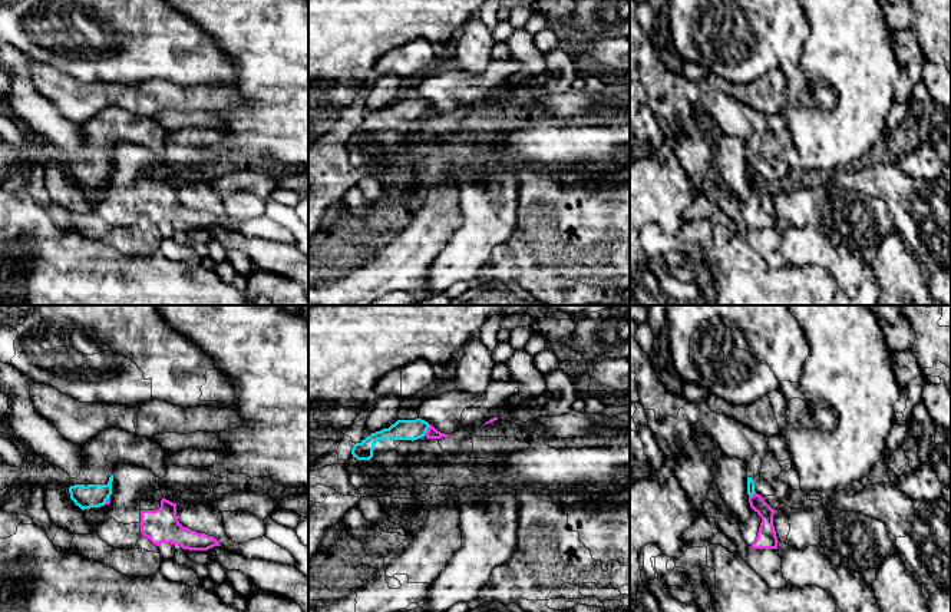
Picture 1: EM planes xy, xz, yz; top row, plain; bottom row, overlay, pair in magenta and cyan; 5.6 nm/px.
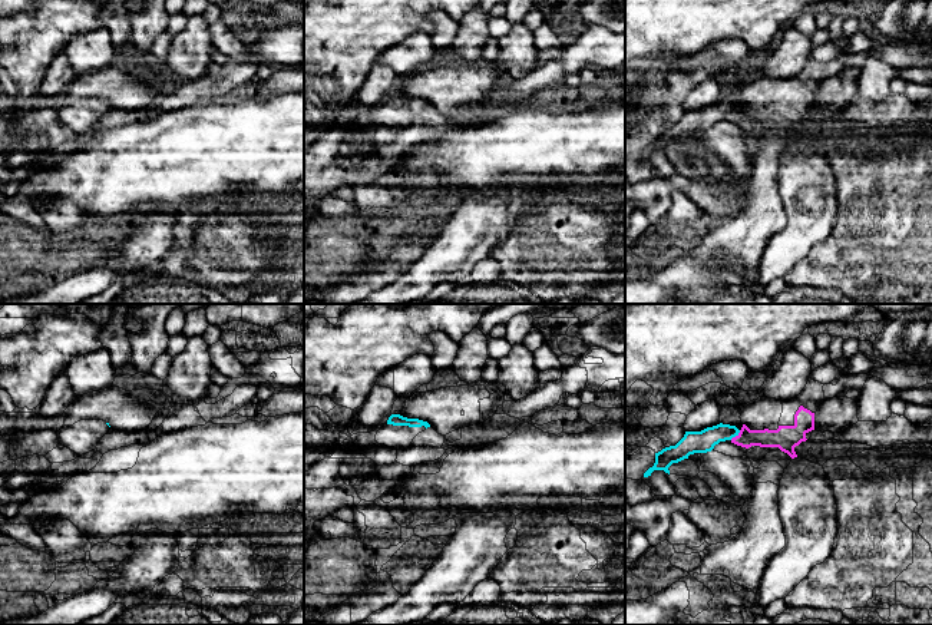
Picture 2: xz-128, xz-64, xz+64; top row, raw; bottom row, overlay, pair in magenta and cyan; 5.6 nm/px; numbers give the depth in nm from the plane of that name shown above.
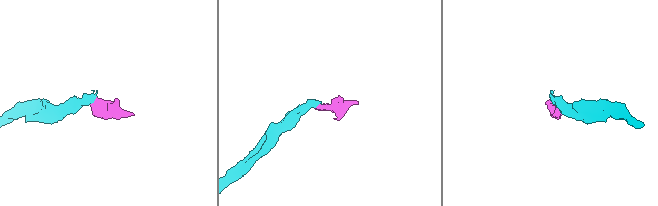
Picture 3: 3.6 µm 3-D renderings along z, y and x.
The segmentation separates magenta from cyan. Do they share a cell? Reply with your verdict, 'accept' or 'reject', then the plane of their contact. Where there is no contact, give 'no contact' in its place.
reject; contact in xz

